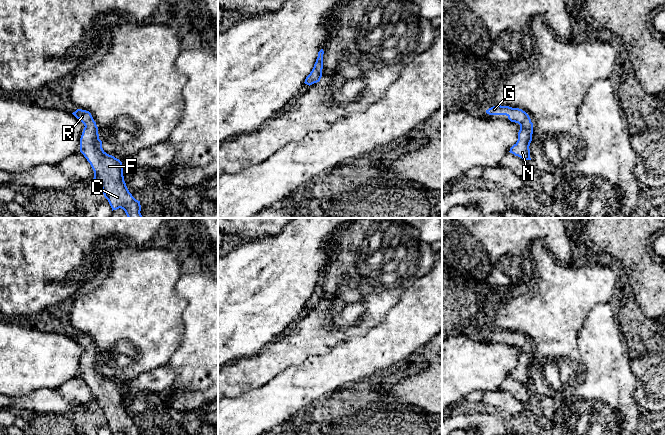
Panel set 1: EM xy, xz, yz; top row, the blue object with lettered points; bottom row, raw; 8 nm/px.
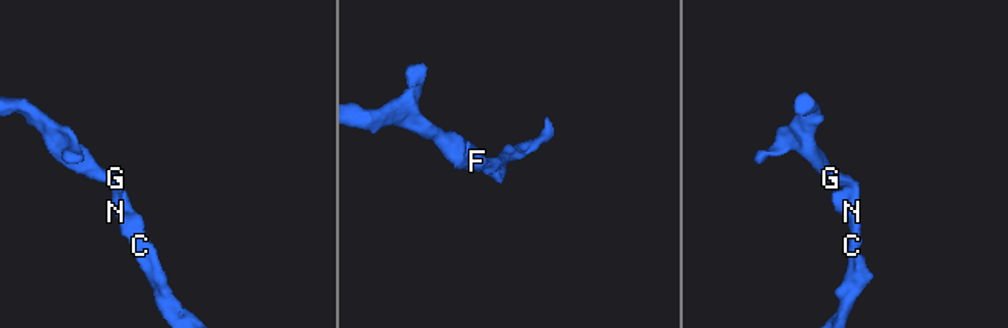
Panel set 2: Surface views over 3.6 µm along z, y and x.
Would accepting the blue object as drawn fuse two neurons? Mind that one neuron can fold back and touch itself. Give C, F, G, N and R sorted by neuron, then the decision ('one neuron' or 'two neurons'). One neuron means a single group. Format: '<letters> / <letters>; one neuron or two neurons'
C F G N R; one neuron

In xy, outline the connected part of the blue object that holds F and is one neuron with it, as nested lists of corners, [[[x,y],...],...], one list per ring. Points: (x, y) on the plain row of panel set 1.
[[[77,333],[72,338],[85,350],[80,362],[80,376],[90,387],[94,395],[93,404],[102,412],[112,435],[119,432],[141,435],[140,425],[132,420],[124,405],[122,386],[103,374],[98,351],[91,337]]]

